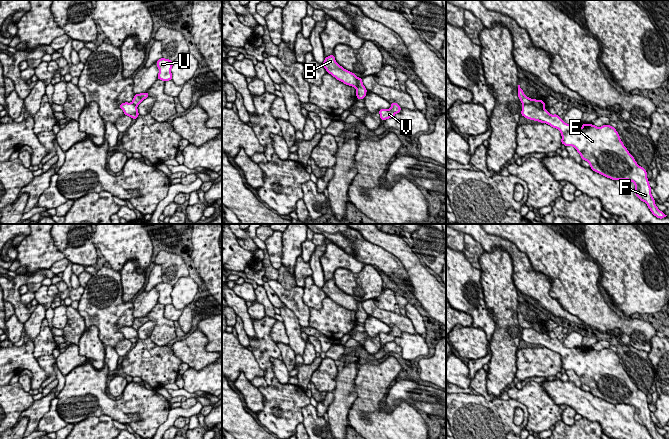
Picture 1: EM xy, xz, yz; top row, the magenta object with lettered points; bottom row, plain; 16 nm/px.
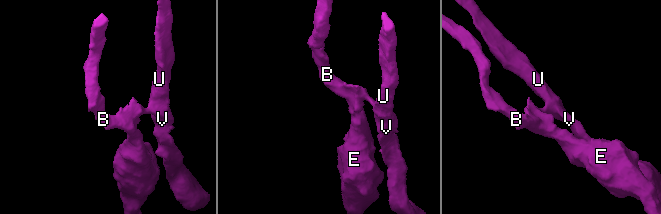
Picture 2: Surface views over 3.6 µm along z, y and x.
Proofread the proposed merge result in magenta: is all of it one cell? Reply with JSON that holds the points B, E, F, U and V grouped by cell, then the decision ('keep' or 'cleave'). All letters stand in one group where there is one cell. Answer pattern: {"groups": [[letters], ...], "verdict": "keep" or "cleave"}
{"groups": [["B", "E", "F"], ["U", "V"]], "verdict": "cleave"}

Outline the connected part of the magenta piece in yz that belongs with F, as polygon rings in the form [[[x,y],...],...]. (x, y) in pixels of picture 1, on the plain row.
[[[523,328],[521,339],[527,343],[546,347],[561,356],[561,367],[574,371],[581,382],[590,388],[590,392],[612,404],[628,404],[635,408],[635,419],[645,426],[653,439],[665,439],[658,433],[655,423],[651,418],[651,410],[647,402],[647,395],[639,390],[634,381],[629,377],[620,363],[616,353],[611,349],[597,351],[592,348],[582,348],[579,352],[577,348],[567,348],[557,338],[551,339],[547,334],[539,333],[533,328]]]

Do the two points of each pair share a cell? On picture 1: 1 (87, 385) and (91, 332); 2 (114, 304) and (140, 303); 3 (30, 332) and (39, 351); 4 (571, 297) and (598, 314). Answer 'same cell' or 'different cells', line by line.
1: different cells
2: different cells
3: different cells
4: same cell

